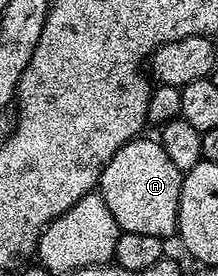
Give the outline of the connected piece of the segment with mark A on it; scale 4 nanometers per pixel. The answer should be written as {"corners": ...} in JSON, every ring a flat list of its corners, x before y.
{"corners":[[146,138,130,139,115,153,112,161,108,161,102,170,100,194,122,231,148,233,148,237,160,237,166,241,178,230,184,172,172,165,157,138]]}

